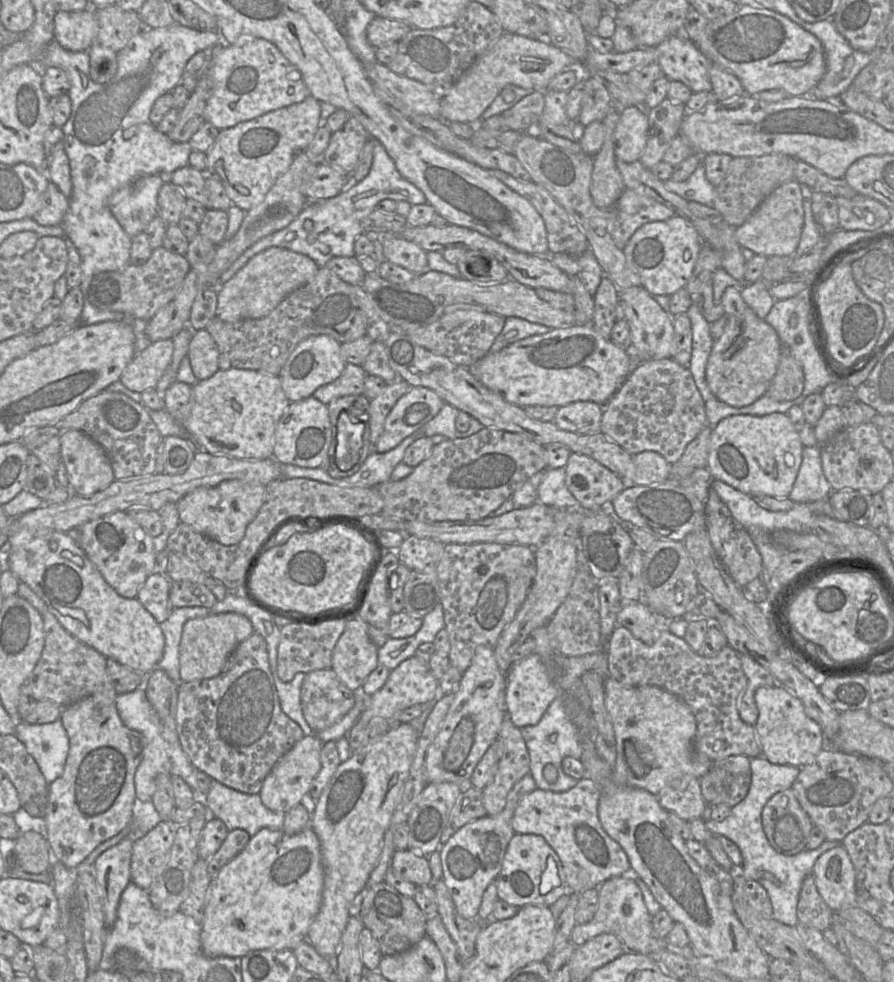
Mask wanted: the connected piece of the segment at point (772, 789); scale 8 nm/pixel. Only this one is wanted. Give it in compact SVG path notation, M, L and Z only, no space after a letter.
M763 756L750 758L751 767L751 783L746 797L737 805L731 808L731 812L722 821L714 821L711 819L711 809L712 806L707 805L703 814L702 820L705 822L705 827L713 835L722 835L734 842L740 849L743 863L739 869L739 875L744 880L754 880L759 882L767 891L770 898L772 909L773 909L773 919L784 923L788 926L796 926L799 921L797 918L797 905L799 901L799 895L804 879L812 874L812 870L816 860L827 851L829 847L829 841L824 841L818 848L814 850L804 850L793 856L786 856L778 853L769 843L766 834L762 826L762 811L768 800L778 792L784 791L792 787L794 781L796 780L800 768L790 765L779 765L769 762Z

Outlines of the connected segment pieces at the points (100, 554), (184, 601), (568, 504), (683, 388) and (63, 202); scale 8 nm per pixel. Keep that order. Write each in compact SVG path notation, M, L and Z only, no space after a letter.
M125 511L89 521L80 528L80 547L105 581L122 597L136 598L139 588L156 570L153 538Z
M171 581L169 603L171 608L205 607L210 609L217 599L204 585L188 581Z
M565 468L544 470L537 488L538 500L541 504L559 509L581 509L579 502L565 485Z
M672 358L646 360L603 406L600 431L631 455L655 451L673 464L707 425L704 400L688 369Z
M49 181L42 195L41 208L33 215L32 219L42 226L61 225L67 212L69 199Z

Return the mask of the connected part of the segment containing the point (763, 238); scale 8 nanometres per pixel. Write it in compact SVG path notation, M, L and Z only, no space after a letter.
M790 180L766 197L748 220L735 228L735 238L741 247L757 255L793 256L800 242L804 226L803 197L800 183Z

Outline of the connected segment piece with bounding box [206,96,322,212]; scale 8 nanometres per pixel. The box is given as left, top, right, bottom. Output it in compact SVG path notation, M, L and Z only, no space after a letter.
M309 96L300 103L221 130L206 152L206 174L218 178L232 204L247 212L264 201L271 187L288 170L294 156L311 143L321 124L321 103Z

